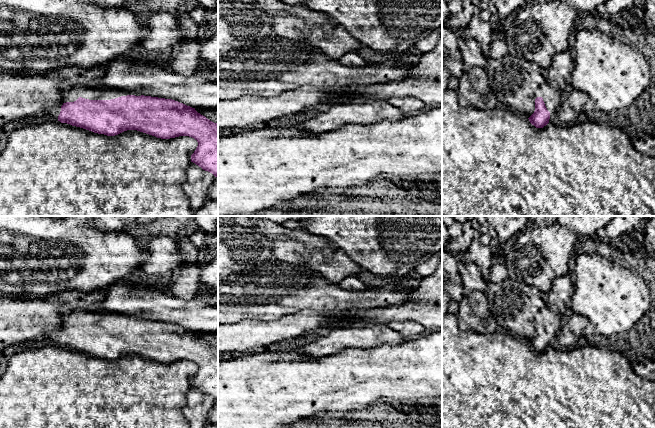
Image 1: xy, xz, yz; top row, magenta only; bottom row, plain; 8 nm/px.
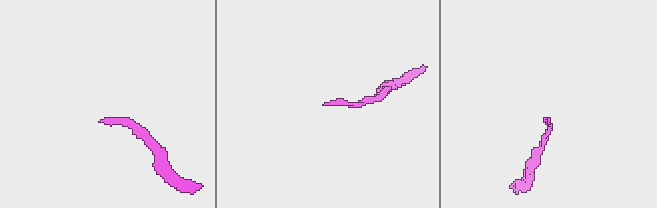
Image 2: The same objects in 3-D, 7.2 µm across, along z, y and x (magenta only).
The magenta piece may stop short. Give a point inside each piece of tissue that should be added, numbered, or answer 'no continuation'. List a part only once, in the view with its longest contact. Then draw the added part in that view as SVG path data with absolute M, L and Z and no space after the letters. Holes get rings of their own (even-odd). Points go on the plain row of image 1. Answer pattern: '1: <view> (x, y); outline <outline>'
1: xy (70, 317); outline M63 308L58 312L62 316L62 327L74 326L79 321L89 324L111 324L127 319L141 320L141 318L135 318L131 315L110 314L86 309L71 310L69 308Z

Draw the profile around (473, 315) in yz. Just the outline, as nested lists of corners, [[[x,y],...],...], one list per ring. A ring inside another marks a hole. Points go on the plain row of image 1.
[[[473,291],[459,302],[457,313],[459,329],[476,333],[494,333],[498,324],[489,310],[486,292]]]

